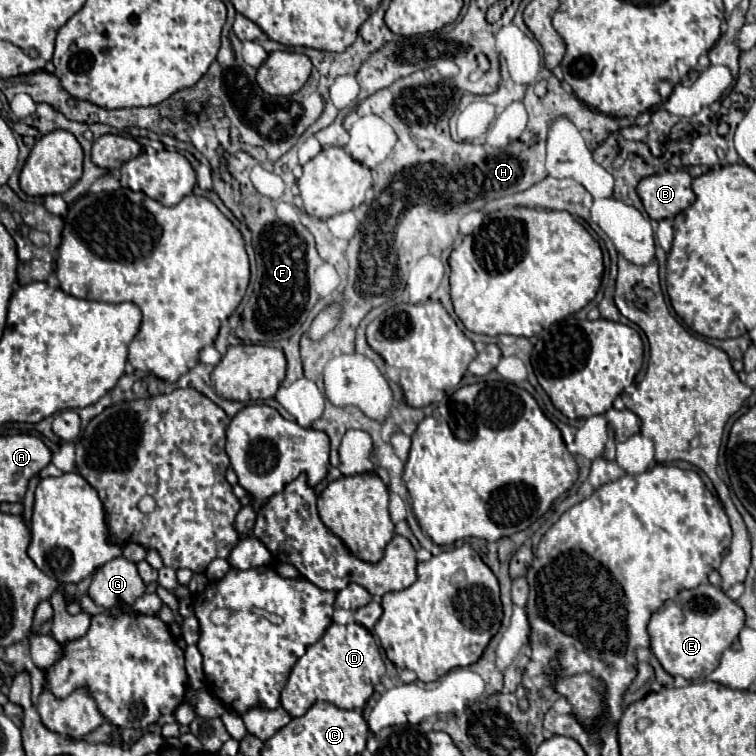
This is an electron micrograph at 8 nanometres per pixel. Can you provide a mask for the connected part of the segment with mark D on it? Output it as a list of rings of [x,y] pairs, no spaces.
[[[354,622],[346,624],[346,626],[332,624],[324,632],[324,636],[316,644],[310,644],[306,648],[306,654],[302,658],[298,658],[298,662],[294,664],[294,668],[290,672],[290,678],[288,678],[288,684],[282,690],[282,708],[292,718],[302,716],[318,700],[330,702],[330,704],[334,704],[342,710],[362,710],[366,706],[366,702],[370,700],[370,696],[374,692],[374,686],[384,676],[384,672],[386,672],[386,668],[384,668],[384,662],[382,662],[382,656],[380,656],[380,648],[376,646],[372,634],[366,628],[362,628],[360,624],[354,624]]]

